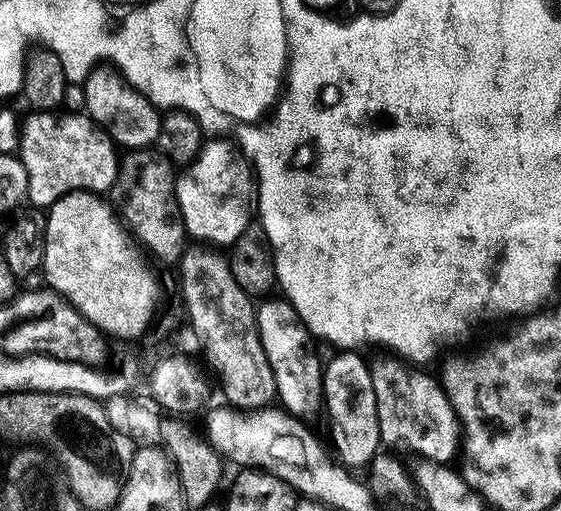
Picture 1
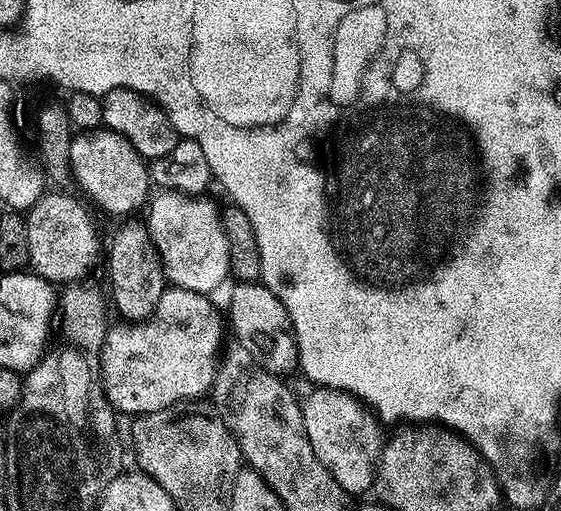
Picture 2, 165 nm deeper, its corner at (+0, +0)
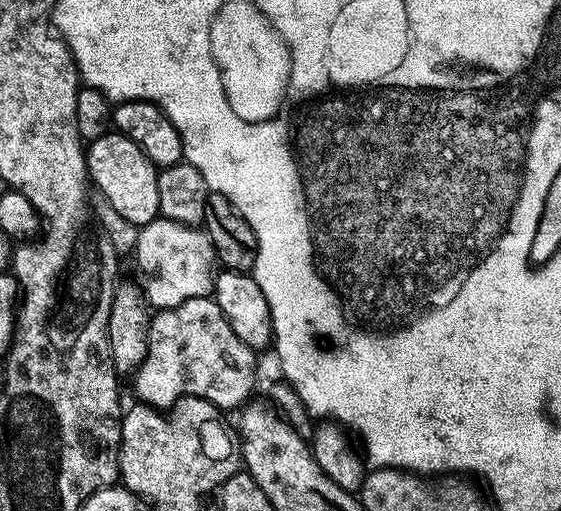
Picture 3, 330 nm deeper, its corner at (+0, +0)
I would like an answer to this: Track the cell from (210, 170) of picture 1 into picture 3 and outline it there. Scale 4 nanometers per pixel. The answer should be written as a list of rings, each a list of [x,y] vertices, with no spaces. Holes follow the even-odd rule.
[[[163,218],[151,220],[139,229],[135,258],[140,271],[138,287],[153,309],[177,308],[190,298],[208,296],[213,291],[216,252],[203,230]]]

